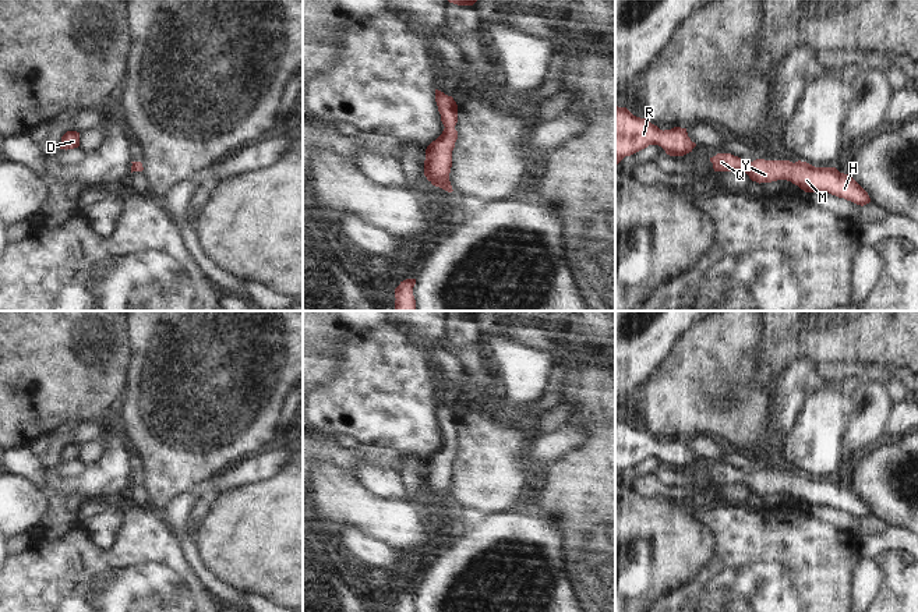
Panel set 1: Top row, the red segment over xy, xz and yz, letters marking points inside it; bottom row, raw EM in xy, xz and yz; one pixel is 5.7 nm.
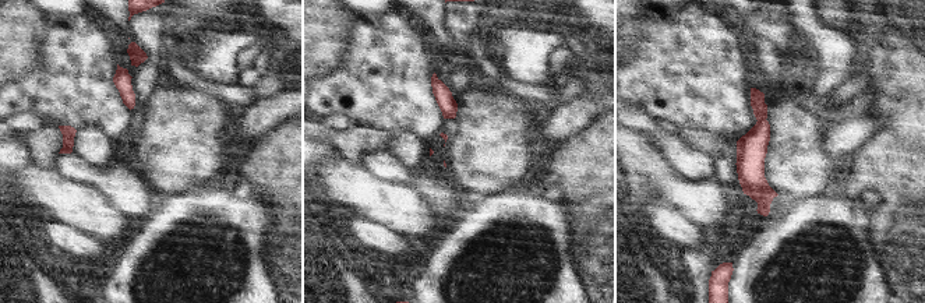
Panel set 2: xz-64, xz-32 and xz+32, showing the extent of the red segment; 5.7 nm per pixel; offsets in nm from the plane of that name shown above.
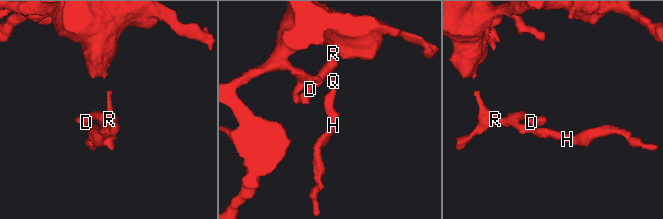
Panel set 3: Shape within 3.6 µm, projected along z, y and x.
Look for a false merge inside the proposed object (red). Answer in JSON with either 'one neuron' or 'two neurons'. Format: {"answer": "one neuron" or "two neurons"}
{"answer": "one neuron"}

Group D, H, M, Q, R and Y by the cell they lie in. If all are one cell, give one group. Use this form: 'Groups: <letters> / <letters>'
Groups: D H M Q R Y

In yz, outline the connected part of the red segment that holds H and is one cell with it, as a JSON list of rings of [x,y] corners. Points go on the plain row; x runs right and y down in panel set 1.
[[[731,466],[710,470],[714,484],[744,482],[752,494],[772,495],[787,492],[805,505],[829,505],[857,517],[871,514],[868,505],[848,487],[836,480],[815,480],[806,474],[765,473],[744,474]]]

